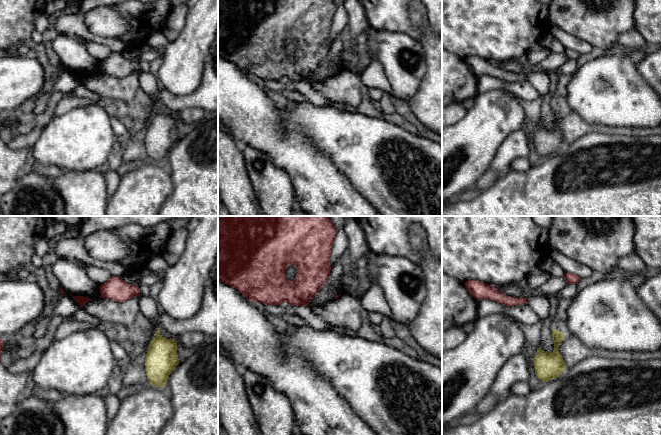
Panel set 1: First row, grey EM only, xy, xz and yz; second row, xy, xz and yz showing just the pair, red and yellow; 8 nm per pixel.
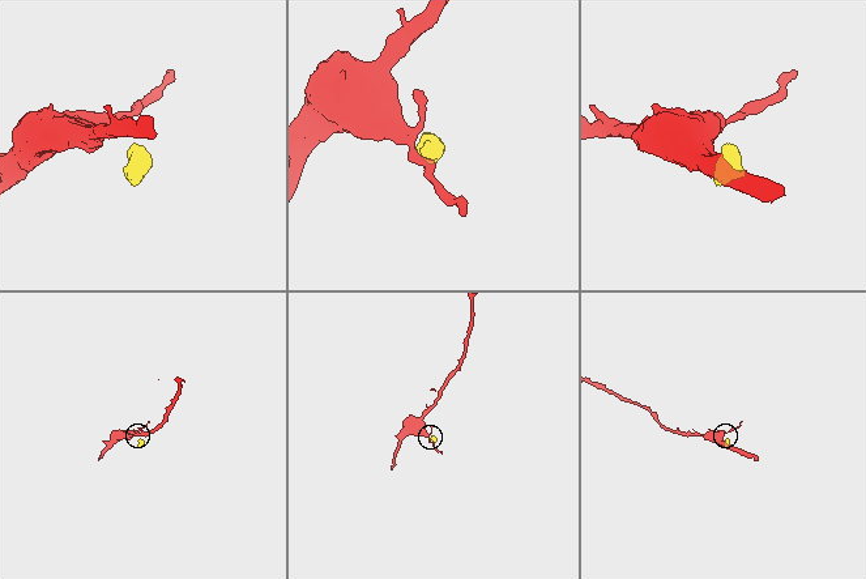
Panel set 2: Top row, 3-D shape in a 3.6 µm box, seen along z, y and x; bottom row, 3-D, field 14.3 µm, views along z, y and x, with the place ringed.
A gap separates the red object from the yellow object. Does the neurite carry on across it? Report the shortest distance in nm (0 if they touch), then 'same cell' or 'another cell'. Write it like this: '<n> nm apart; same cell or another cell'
300 nm apart; another cell

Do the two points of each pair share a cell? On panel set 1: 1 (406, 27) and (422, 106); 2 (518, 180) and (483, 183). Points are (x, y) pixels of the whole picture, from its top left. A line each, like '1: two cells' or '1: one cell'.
1: two cells
2: two cells

